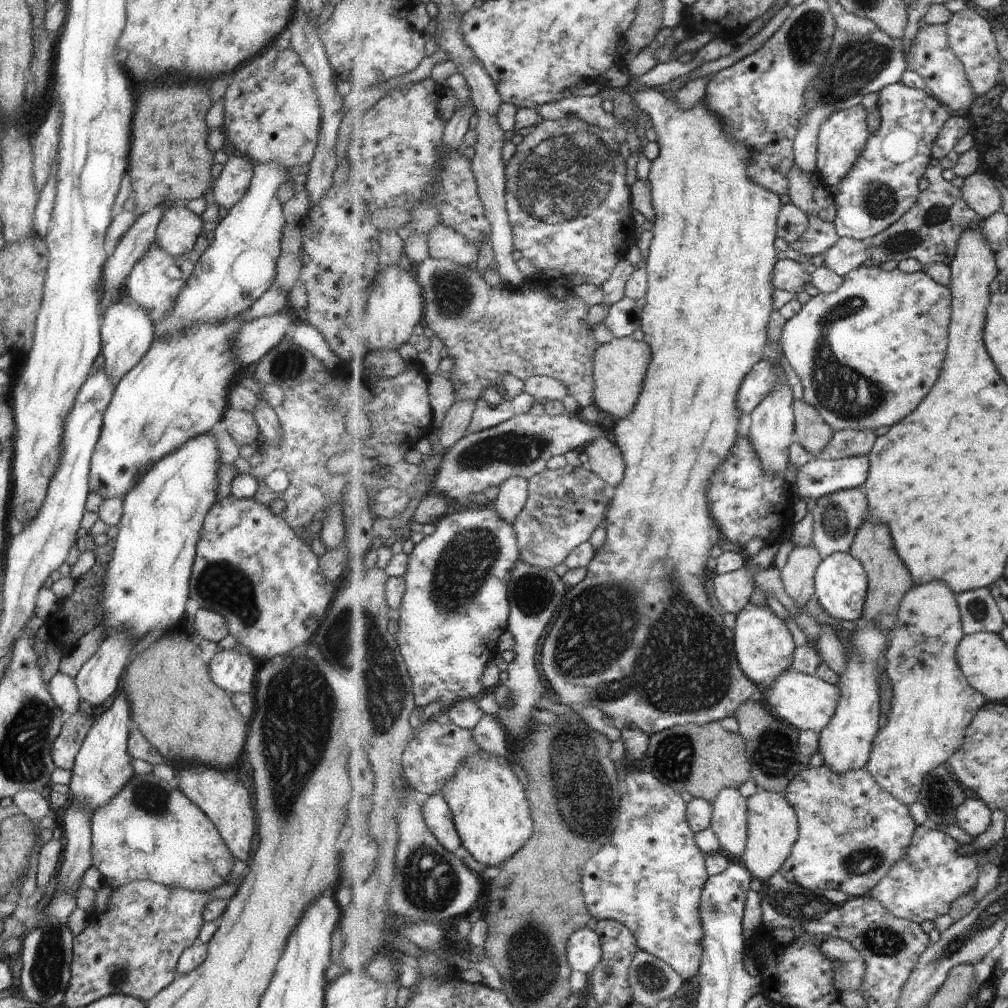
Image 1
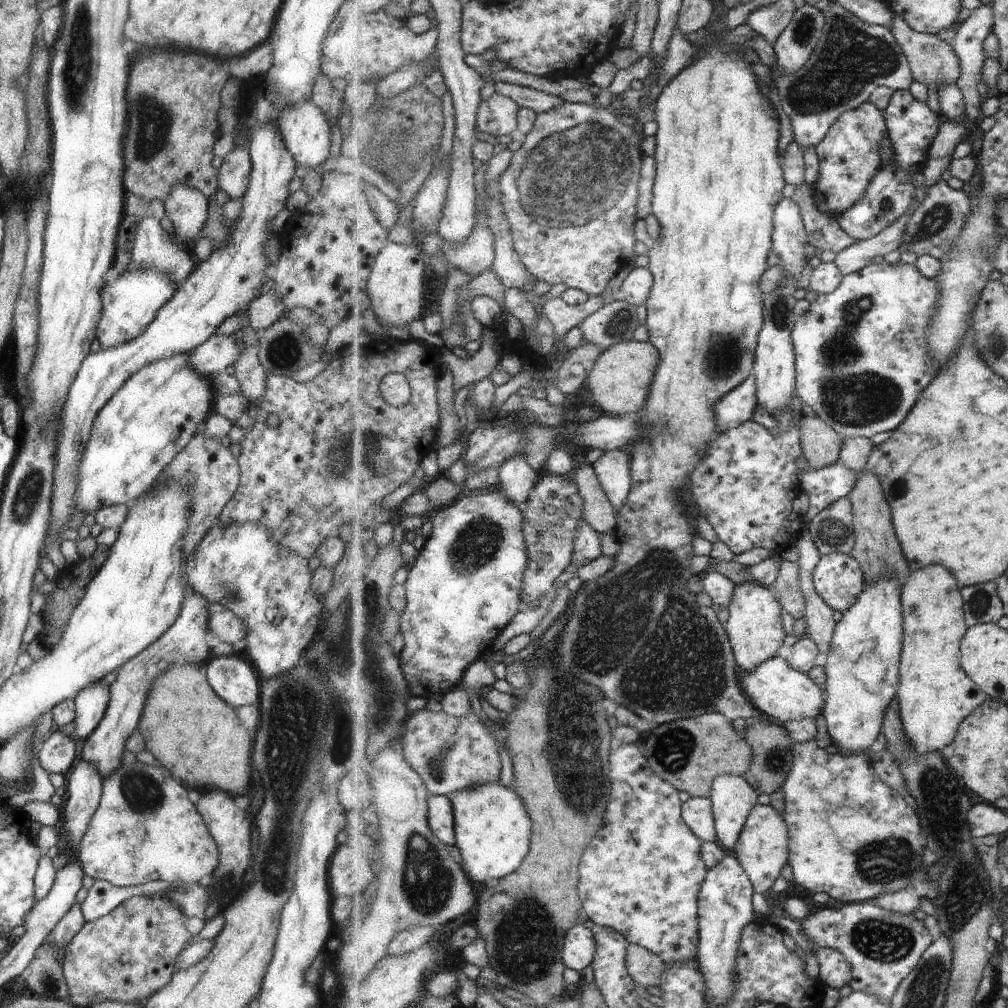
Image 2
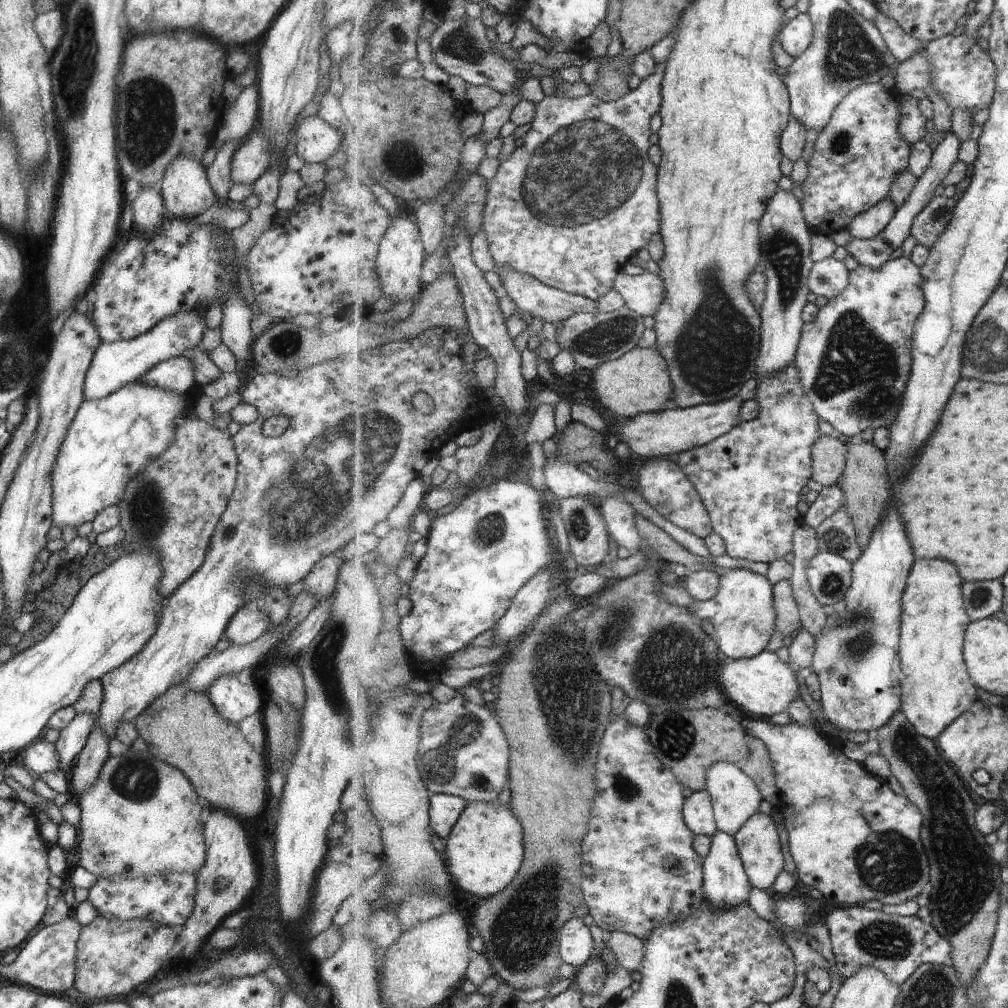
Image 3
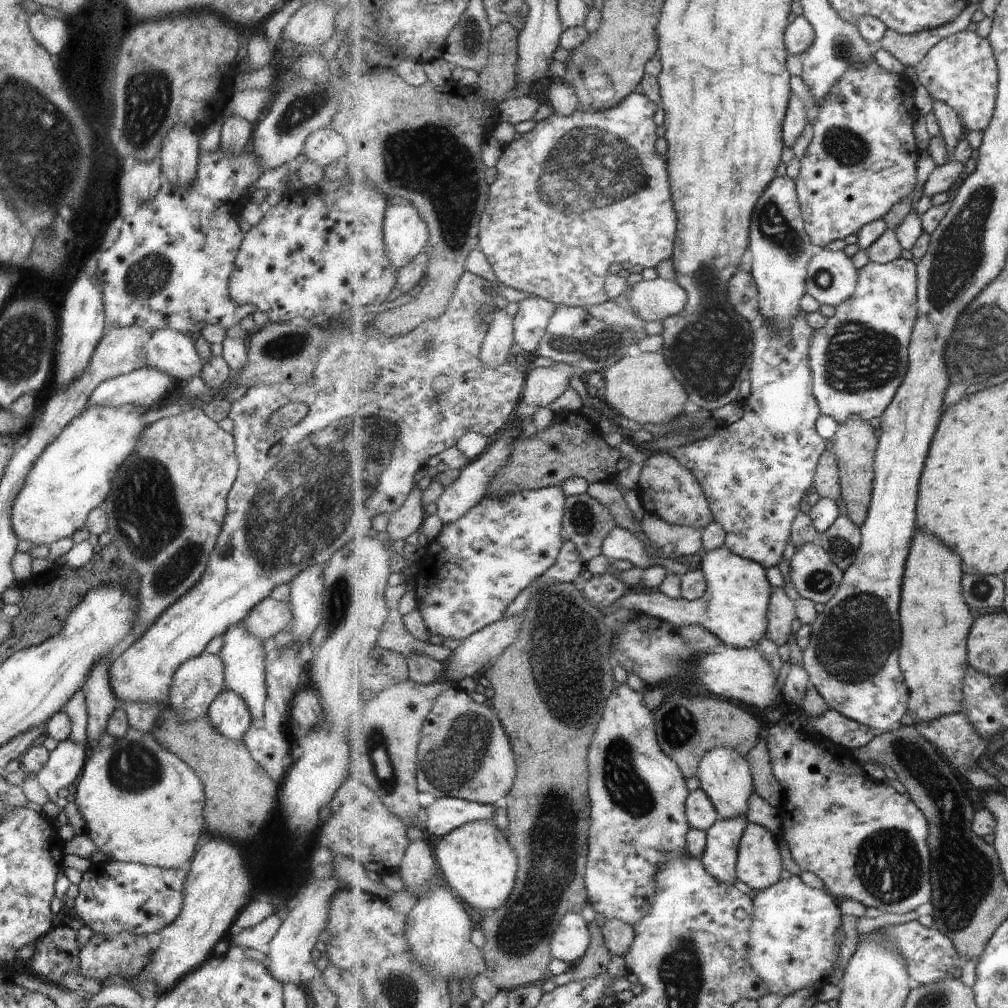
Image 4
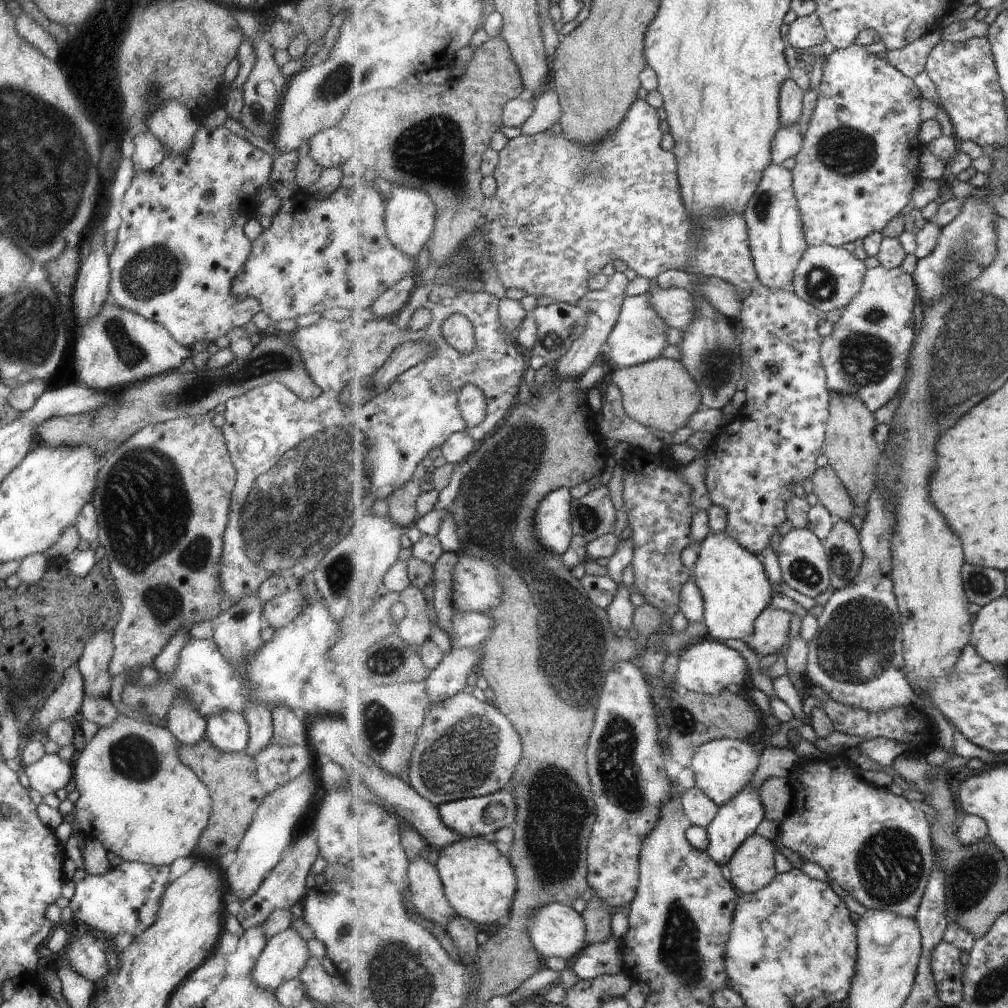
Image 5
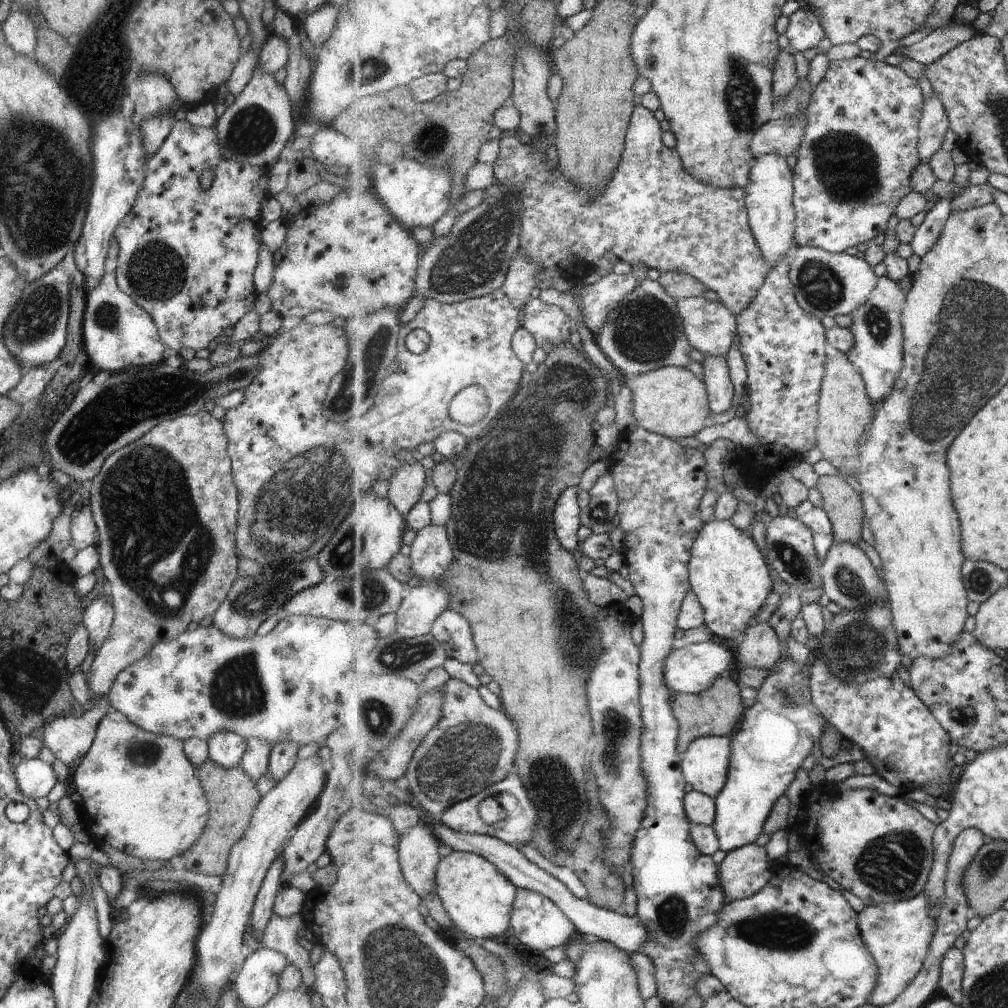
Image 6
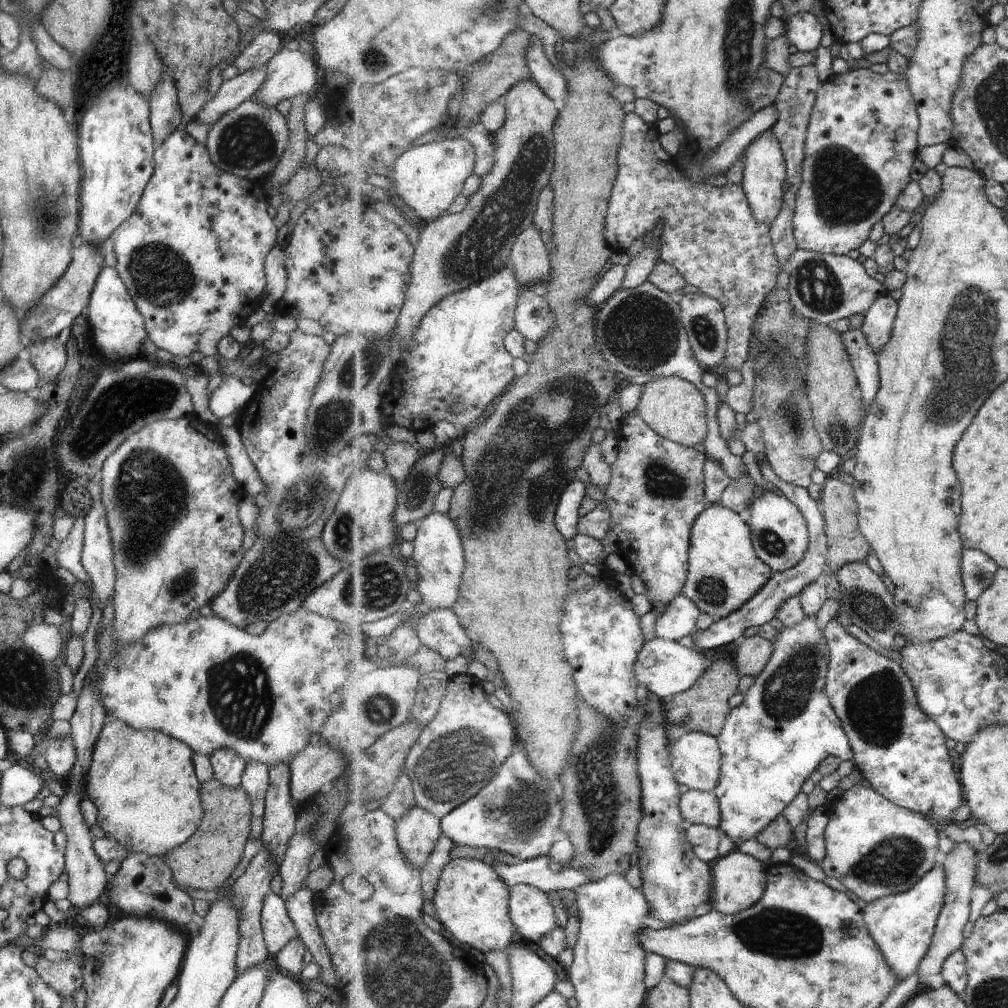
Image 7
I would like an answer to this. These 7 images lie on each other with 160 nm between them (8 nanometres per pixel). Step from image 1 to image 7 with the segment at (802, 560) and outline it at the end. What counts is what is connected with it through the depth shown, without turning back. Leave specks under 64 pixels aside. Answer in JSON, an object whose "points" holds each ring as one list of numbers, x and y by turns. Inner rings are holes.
{"points":[[763,636,747,637,736,652,735,664,742,674,757,678,774,653,774,644]]}

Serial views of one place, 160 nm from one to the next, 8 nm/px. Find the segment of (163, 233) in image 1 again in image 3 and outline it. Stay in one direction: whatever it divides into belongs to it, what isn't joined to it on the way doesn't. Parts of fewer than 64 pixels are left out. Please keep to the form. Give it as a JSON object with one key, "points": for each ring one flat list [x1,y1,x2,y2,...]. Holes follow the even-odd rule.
{"points":[[184,152,177,155,168,164,158,188,167,216,188,219,206,211,216,202,206,177,205,168,195,159,185,155]]}

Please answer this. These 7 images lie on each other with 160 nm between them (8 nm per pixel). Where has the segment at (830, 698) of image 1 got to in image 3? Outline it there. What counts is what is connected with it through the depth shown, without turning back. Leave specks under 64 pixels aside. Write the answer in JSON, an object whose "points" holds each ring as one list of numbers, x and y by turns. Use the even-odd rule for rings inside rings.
{"points":[[761,652,753,658,728,659,720,664,719,686,724,695,743,711,761,719,771,720,781,712,788,712,798,696,797,676,790,664,785,664,773,652]]}

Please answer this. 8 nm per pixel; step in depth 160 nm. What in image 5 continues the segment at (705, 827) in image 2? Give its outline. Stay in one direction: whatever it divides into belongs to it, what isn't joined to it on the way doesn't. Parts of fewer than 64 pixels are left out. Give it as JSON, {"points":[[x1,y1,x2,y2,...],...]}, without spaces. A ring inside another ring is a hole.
{"points":[[697,786,684,790,682,805,684,806,689,823,696,827,705,828,715,820,720,809,720,806,715,804,715,801,711,800,711,797,708,797,706,792,703,792,703,789]]}

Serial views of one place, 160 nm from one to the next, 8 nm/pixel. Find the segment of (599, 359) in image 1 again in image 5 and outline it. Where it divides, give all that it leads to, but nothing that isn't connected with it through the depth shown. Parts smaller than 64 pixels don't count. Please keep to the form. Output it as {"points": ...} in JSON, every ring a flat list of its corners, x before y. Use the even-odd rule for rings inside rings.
{"points":[[657,357,627,368,610,372,609,383,617,385,623,395,625,412,646,427,675,432,688,423,689,417,702,406,702,392,681,361]]}

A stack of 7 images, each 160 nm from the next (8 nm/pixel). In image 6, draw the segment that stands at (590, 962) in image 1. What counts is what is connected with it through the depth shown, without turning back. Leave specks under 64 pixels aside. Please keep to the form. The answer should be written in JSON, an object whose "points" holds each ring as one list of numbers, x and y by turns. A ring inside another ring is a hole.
{"points":[[518,888,516,893,511,927,515,937,525,947,527,946,534,951,541,952,542,955,551,951,551,948,568,945,569,942,573,941,573,934,578,932,575,924,571,922,570,918,562,912,562,909,557,904,542,896,539,892,521,888]]}

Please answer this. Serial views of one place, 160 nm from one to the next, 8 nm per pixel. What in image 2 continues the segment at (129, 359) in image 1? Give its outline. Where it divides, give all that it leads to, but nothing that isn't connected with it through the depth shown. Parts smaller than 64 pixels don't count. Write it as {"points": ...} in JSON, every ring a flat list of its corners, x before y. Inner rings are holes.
{"points":[[135,268,135,270,123,270,115,279,110,280,110,284,105,282,100,290,101,312,100,319,95,326,96,339,99,341,100,348,112,348,119,346,129,340,133,340,145,331,145,328,151,323,157,309,174,293,178,284,162,273,159,268]]}

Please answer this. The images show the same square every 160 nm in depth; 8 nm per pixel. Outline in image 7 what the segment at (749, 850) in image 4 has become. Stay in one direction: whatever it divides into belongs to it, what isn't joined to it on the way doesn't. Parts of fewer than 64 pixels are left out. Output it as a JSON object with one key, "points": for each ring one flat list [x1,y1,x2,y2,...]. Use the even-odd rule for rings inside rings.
{"points":[[738,848,726,857,719,858,712,865,712,906,725,915,734,915,739,911,754,907,766,894,768,867,769,864,757,860,755,856,740,852]]}

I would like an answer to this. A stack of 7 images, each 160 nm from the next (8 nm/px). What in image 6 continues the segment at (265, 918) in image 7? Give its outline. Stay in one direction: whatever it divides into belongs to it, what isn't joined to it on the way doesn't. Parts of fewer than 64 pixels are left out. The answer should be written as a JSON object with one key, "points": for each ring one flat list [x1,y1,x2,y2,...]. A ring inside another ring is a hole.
{"points":[[272,912,263,934,261,934,261,947,279,952,290,964,293,964,302,977,302,987,311,992,313,987,313,968,309,955,297,940,297,931,306,929,303,914,297,912,291,916,277,916]]}

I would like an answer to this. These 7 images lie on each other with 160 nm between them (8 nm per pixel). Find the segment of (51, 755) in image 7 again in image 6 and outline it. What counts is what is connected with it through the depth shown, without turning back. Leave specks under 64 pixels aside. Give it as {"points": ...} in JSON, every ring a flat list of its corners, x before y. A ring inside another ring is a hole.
{"points":[[99,696,95,698,93,706,90,710,84,711,79,718,73,718,69,715,64,717,56,717,43,728,42,745,47,747,55,760,63,762,65,766,69,766,71,762,80,760,91,747,94,731,98,721,111,710,107,696]]}

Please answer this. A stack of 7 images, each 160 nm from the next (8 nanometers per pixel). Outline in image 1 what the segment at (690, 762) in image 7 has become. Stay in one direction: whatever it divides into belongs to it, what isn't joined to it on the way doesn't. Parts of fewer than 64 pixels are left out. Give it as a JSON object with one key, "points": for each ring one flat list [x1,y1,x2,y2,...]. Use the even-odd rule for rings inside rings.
{"points":[[733,787,722,790,714,802,711,828,719,837,722,852,740,861,748,843,748,799]]}

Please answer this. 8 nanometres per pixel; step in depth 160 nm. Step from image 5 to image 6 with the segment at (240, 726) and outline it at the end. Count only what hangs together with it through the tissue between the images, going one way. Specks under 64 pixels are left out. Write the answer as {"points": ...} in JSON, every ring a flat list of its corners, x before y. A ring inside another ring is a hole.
{"points":[[215,732,207,740,207,757,215,766,231,770,238,766,246,748,246,740,233,732]]}

